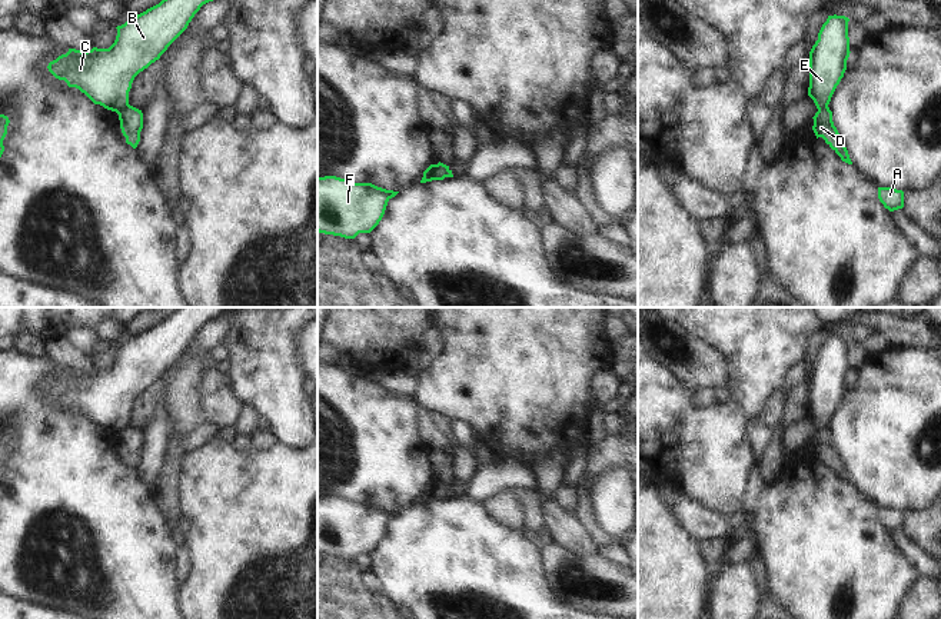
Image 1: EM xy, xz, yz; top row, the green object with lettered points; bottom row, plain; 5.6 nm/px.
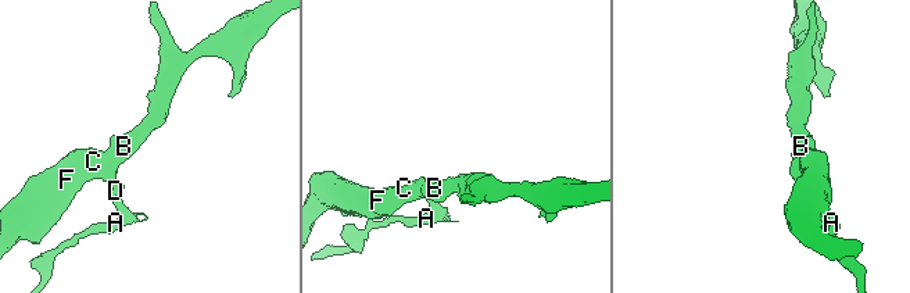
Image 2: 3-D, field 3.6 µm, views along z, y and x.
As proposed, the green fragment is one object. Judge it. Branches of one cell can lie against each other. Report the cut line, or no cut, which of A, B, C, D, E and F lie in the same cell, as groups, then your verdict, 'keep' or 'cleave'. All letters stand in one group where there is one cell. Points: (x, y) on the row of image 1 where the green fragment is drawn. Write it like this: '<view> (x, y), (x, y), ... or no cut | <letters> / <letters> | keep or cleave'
xy (127, 103), (117, 113) | A D / B C E F | cleave

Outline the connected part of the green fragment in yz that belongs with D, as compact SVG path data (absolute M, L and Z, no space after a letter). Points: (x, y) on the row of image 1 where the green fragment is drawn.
M828 106L818 109L815 113L812 130L818 137L822 137L825 143L841 157L842 162L852 164L848 150L832 122L832 112Z

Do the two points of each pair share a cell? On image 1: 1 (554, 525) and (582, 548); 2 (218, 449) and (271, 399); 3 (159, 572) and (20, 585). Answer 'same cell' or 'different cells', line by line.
1: same cell
2: different cells
3: same cell

